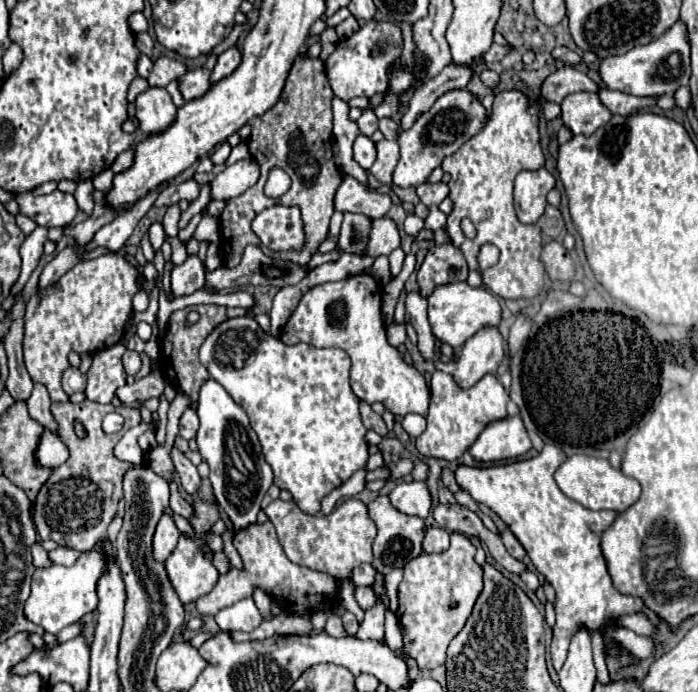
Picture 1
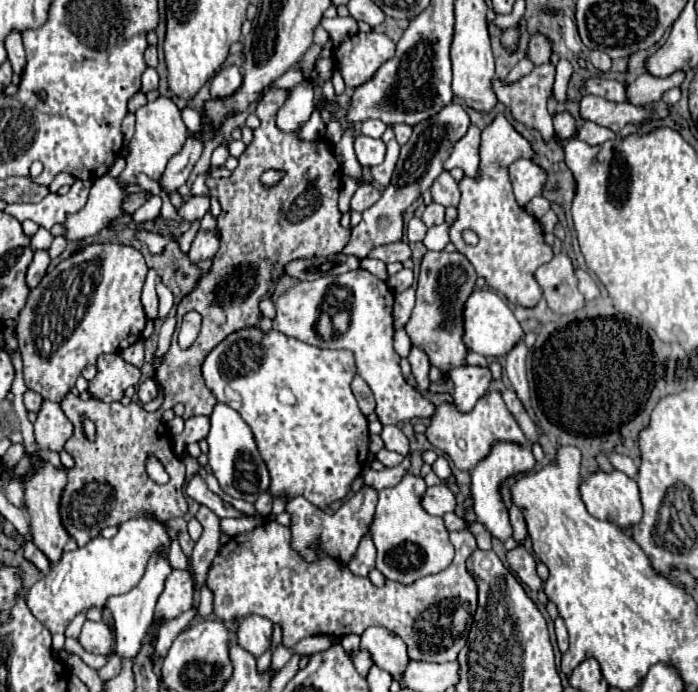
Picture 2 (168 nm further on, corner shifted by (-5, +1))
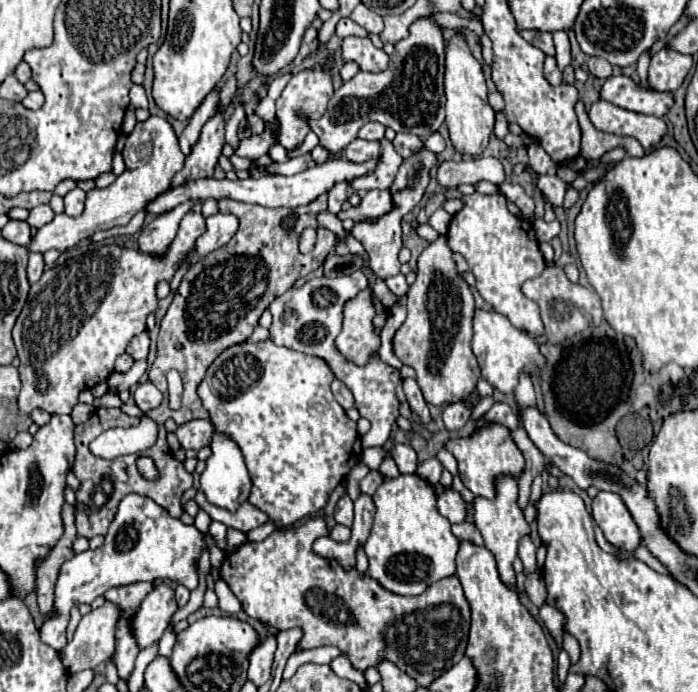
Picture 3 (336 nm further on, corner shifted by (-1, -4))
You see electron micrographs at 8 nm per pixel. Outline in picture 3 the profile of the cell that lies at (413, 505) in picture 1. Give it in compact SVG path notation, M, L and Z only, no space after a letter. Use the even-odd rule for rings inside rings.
M446 490L444 494L438 496L438 512L448 518L452 524L456 522L462 522L464 516L466 516L466 504L462 500L462 496L454 490Z

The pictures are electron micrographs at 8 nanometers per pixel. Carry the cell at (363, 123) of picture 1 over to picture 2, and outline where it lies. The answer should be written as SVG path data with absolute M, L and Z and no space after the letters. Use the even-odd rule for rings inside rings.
M368 119L368 121L362 123L362 135L380 139L384 131L386 131L386 125L384 125L380 119Z

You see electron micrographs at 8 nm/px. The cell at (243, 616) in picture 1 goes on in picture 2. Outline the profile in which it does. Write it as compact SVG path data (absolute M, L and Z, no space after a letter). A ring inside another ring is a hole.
M248 615L238 621L240 621L238 633L236 633L238 645L242 649L250 651L250 655L254 655L258 659L272 645L274 623L270 623L270 619L262 619L260 615Z

